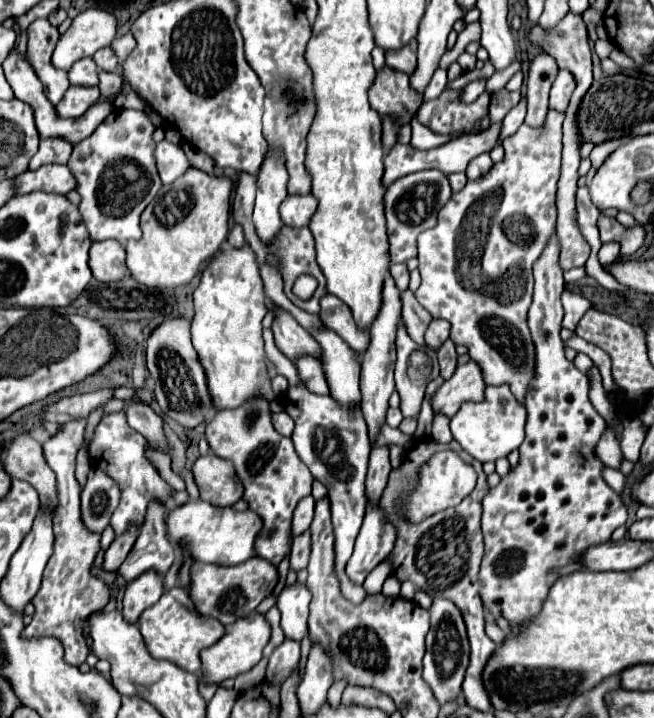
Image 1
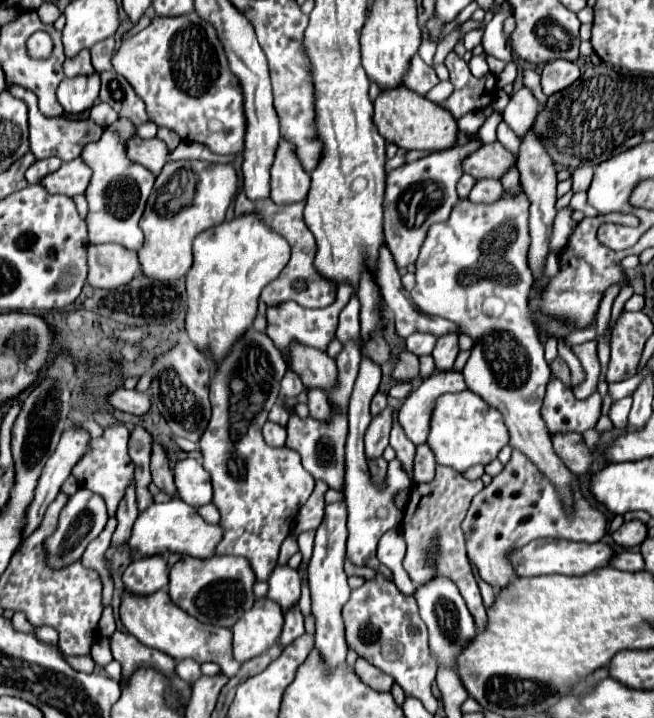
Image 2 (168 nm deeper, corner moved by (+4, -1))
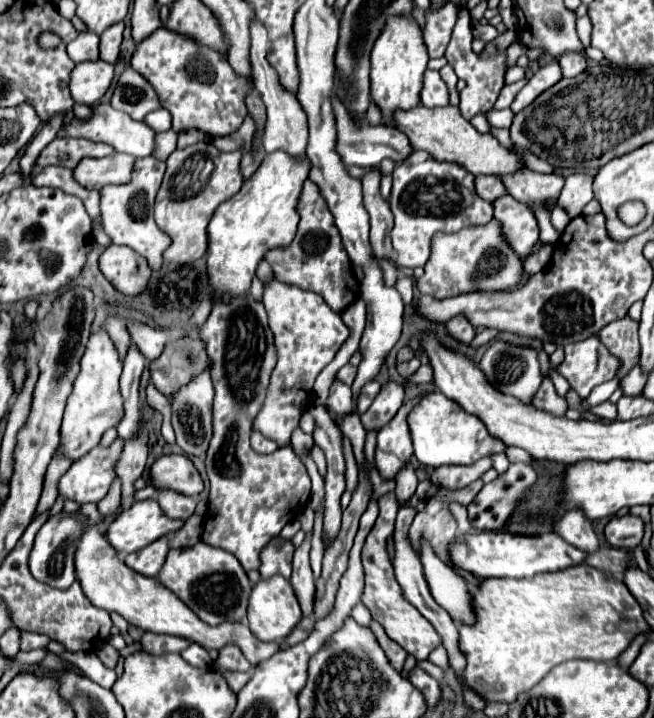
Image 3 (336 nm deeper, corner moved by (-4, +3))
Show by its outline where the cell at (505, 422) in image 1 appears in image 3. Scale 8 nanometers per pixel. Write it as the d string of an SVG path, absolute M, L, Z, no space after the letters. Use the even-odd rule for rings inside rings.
M440 391L426 395L412 409L412 413L408 415L408 425L414 441L414 457L428 467L472 465L482 457L504 452L507 448L504 441L498 441L498 437L488 433L486 425L482 425L478 417L474 417L472 413L464 413L464 409L458 403L450 401Z

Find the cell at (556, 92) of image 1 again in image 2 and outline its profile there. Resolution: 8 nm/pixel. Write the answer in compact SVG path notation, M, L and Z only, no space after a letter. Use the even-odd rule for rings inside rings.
M556 59L544 65L542 77L540 77L540 85L542 91L546 95L556 93L566 89L568 85L572 85L578 77L580 77L580 67L574 61L566 61L566 59Z

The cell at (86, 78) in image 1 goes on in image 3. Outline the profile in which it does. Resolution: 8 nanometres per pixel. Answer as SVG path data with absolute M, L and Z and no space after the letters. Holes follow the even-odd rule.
M80 33L70 45L68 55L74 63L96 61L98 59L98 35L96 33Z

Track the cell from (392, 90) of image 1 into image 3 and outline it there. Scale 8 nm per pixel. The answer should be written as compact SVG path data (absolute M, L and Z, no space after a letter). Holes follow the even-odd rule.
M420 105L418 109L408 109L406 113L394 115L394 127L402 129L406 137L410 139L410 145L414 149L422 149L430 153L432 157L438 157L438 161L454 161L464 165L472 175L506 175L518 171L518 167L524 165L522 155L510 153L506 147L498 143L492 135L478 133L470 121L466 121L458 107L446 105L442 109L424 109Z

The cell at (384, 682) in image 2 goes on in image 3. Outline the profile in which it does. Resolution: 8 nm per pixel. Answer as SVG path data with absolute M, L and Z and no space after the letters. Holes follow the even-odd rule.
M372 621L370 629L372 629L372 633L374 633L376 641L382 645L382 649L384 649L384 653L386 653L386 657L388 657L390 665L392 665L396 671L402 671L402 665L404 665L404 659L406 659L406 653L402 651L402 647L400 647L400 645L396 645L394 641L390 641L390 639L386 637L384 629L382 629L376 621Z

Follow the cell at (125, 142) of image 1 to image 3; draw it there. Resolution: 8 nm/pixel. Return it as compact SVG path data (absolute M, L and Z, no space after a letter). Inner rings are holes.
M156 157L136 159L132 179L126 185L106 185L100 191L100 215L106 235L112 239L114 245L128 245L136 253L146 257L152 269L160 269L162 253L170 245L170 237L158 229L152 217L154 197L160 189L164 169L166 165Z

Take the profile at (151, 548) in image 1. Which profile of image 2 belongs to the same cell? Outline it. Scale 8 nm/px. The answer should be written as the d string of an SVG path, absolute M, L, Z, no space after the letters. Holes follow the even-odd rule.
M136 425L130 433L128 453L134 461L134 479L136 479L136 495L138 495L138 509L146 509L152 505L152 495L148 491L150 479L150 455L152 455L152 435Z

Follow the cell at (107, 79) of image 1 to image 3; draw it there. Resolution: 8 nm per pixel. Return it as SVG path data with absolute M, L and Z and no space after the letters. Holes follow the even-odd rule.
M126 67L120 73L110 103L114 109L128 113L134 121L144 121L150 111L160 107L158 95L154 93L152 85L132 67Z

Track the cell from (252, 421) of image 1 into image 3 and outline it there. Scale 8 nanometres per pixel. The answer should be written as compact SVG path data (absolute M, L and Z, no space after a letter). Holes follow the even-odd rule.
M250 295L234 299L232 303L216 301L212 305L210 317L200 331L200 339L206 345L206 353L212 367L212 383L214 383L214 435L206 455L206 473L210 479L210 501L204 521L202 541L230 551L238 557L246 571L258 571L258 553L280 535L282 527L294 521L310 501L310 477L304 463L292 451L292 447L282 447L270 455L258 455L250 449L252 423L266 399L266 389L270 385L270 373L274 371L274 361L278 357L274 349L274 333L270 333L266 321L266 309L262 303L256 303Z

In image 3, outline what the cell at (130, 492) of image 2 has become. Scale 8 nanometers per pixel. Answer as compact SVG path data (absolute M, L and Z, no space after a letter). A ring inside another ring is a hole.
M142 433L138 439L126 441L124 443L124 451L122 457L116 465L118 477L122 481L122 509L130 509L130 505L134 503L134 495L136 495L136 479L140 479L140 475L146 469L146 457L148 457L148 435Z

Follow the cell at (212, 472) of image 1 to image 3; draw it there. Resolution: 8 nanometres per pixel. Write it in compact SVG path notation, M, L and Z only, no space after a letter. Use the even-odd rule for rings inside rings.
M164 455L160 457L152 469L152 483L156 489L160 487L170 487L186 495L200 495L204 491L204 481L194 467L194 463L186 455Z

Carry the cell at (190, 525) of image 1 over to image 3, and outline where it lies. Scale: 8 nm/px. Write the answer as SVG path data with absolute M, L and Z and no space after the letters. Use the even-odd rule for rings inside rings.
M146 499L136 501L128 511L120 511L114 517L106 537L116 551L134 553L150 545L150 541L158 541L158 537L166 537L182 527L184 521L166 517L156 499Z

